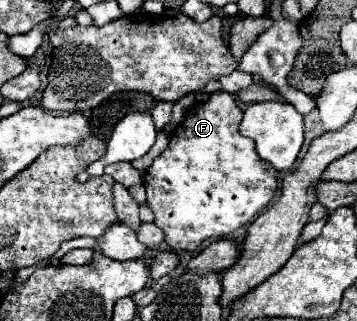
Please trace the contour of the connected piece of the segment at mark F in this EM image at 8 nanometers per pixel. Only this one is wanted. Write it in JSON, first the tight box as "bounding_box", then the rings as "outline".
{"bounding_box":[145,92,277,250],"outline":[[[213,92],[205,102],[195,102],[183,116],[181,124],[169,136],[169,148],[165,148],[153,164],[145,170],[145,206],[151,208],[155,224],[165,232],[165,242],[173,250],[197,250],[207,238],[223,238],[249,224],[275,196],[277,172],[261,160],[255,152],[255,142],[239,134],[241,108],[233,94]]]}

